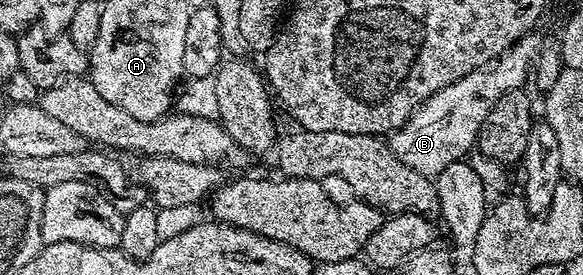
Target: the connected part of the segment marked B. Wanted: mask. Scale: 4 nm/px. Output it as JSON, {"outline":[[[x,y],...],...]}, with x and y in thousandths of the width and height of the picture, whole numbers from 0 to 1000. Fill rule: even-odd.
{"outline":[[[899,127],[871,171],[840,244],[815,251],[770,302],[767,316],[751,324],[741,353],[729,360],[708,400],[703,433],[690,462],[669,487],[667,524],[681,578],[708,607],[708,622],[741,651],[779,585],[796,582],[816,538],[822,465],[832,418],[839,418],[846,375],[852,375],[852,360],[866,345],[866,331],[897,324],[902,313],[914,225],[926,189],[928,160],[925,164],[918,127]]]}

